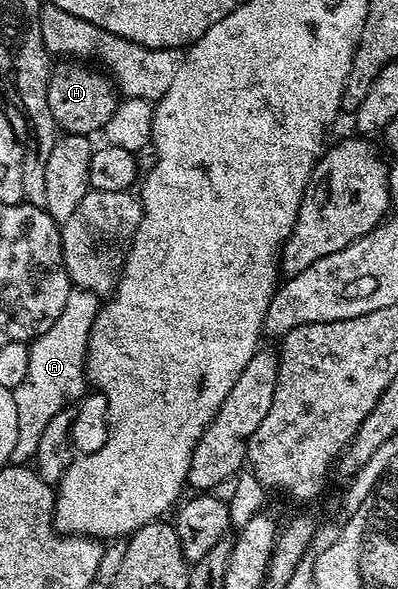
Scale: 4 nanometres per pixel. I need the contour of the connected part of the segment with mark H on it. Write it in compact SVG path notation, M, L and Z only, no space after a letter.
M63 61L51 72L47 86L49 93L49 113L53 113L55 124L60 132L68 135L86 135L88 137L102 132L103 127L113 117L117 92L115 84L102 70L79 61Z

